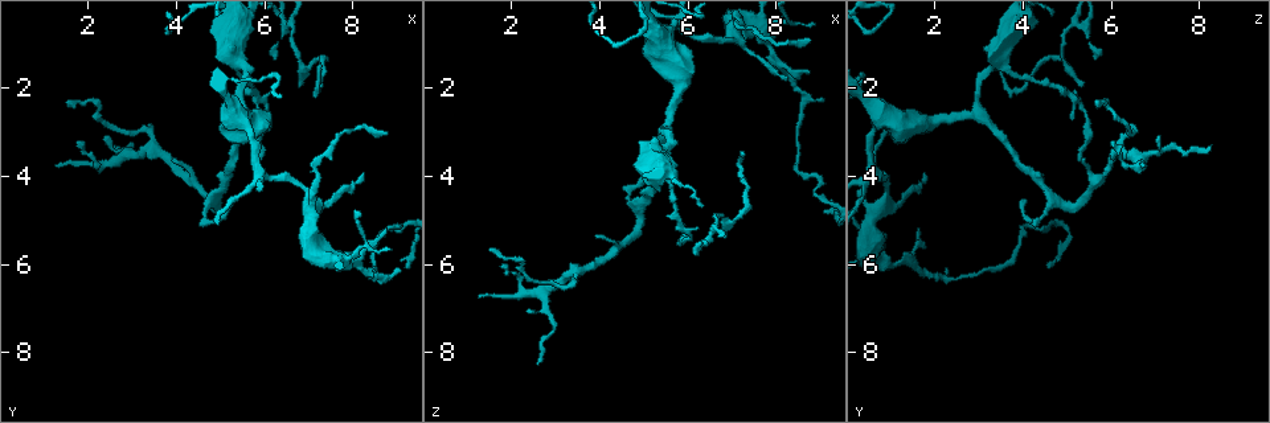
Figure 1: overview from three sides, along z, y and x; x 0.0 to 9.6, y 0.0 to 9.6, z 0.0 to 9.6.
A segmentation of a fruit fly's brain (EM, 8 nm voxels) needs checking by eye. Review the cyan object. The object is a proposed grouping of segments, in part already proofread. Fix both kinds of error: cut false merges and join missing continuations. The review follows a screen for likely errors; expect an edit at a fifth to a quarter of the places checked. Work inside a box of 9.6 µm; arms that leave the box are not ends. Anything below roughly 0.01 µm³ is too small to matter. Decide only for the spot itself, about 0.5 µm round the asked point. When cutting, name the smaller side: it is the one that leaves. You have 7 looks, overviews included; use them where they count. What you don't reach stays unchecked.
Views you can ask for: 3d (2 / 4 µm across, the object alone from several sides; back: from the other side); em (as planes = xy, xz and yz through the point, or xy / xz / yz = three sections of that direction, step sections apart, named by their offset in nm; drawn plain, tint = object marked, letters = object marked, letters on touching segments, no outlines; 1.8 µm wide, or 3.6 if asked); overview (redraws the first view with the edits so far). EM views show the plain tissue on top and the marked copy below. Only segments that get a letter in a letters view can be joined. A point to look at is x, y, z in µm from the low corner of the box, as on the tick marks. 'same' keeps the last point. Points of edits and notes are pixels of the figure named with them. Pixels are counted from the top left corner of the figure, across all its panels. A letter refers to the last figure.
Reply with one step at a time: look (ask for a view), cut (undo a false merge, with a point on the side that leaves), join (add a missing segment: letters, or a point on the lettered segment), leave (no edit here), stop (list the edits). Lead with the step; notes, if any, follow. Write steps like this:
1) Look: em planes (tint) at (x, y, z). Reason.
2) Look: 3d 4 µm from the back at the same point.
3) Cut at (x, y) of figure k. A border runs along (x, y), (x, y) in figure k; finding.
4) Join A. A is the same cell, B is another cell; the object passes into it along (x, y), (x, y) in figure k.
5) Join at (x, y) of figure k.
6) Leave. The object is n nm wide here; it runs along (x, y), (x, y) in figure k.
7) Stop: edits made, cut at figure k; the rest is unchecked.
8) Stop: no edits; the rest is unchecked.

Look: 3d 2 µm at (8.25, 3.95, 1.80). An open end.

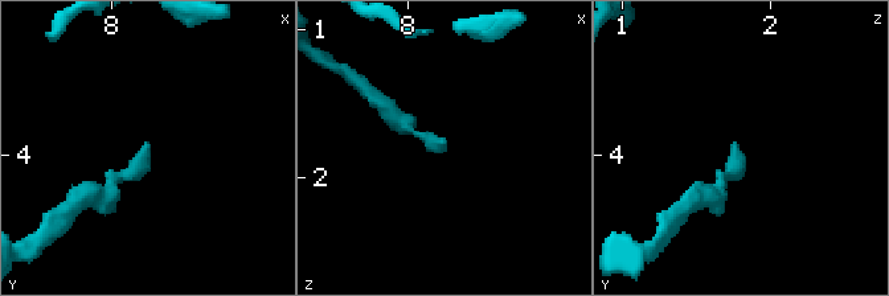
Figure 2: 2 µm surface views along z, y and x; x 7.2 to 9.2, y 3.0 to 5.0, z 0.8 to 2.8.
Look: em planes (tint) at (8.24, 3.92, 1.76).

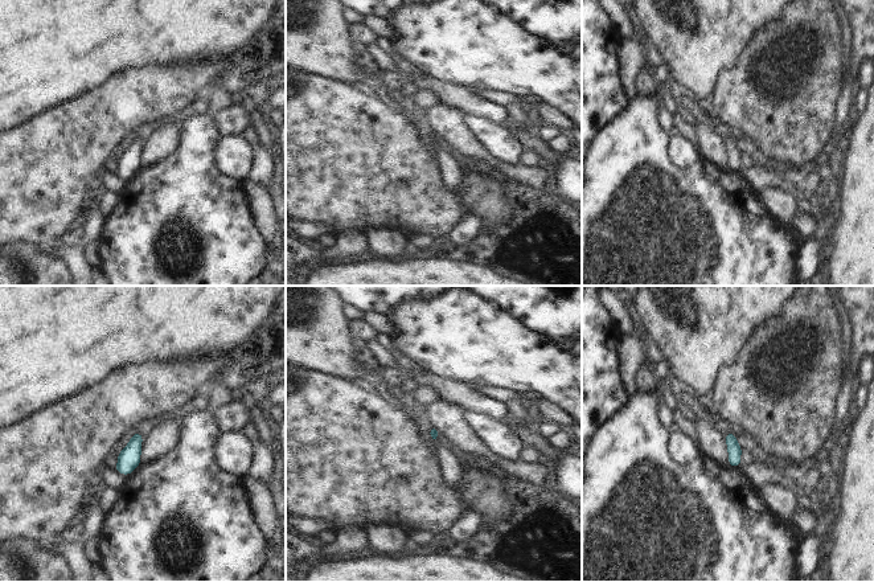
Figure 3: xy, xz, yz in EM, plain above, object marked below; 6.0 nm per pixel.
Look: em planes (letters) at the same point.

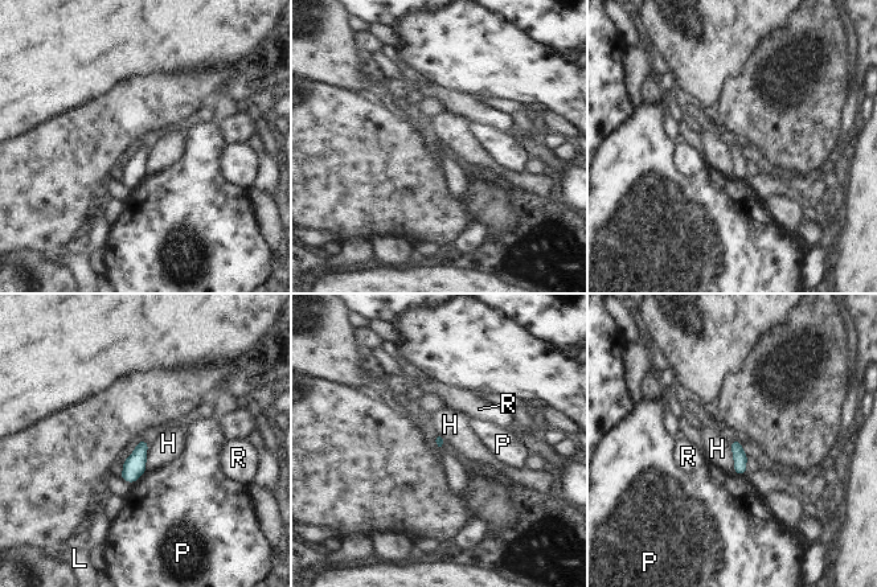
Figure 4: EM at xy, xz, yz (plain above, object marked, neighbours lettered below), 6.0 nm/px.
Leave. H, L, P and R are other cells; a border runs along (729, 442), (733, 450), (733, 471) in figure 4; none of them fits.

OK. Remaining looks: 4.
Look: em planes (letters) at (7.10, 4.85, 0.75). Small branch off a trunk.

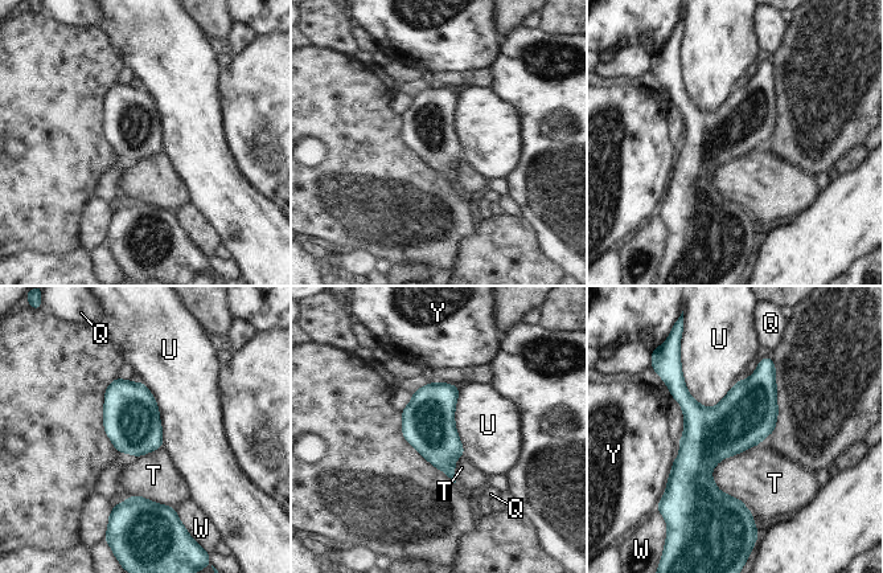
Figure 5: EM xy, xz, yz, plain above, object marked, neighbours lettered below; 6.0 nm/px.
Leave. Q, T, U, W and Y are other cells; a border runs along (759, 443), (714, 467), (719, 491) in figure 5; all the same neuron.

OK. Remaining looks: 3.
Look: em 3.6 µm planes (letters) at (6.90, 1.50, 5.05). Branch point.

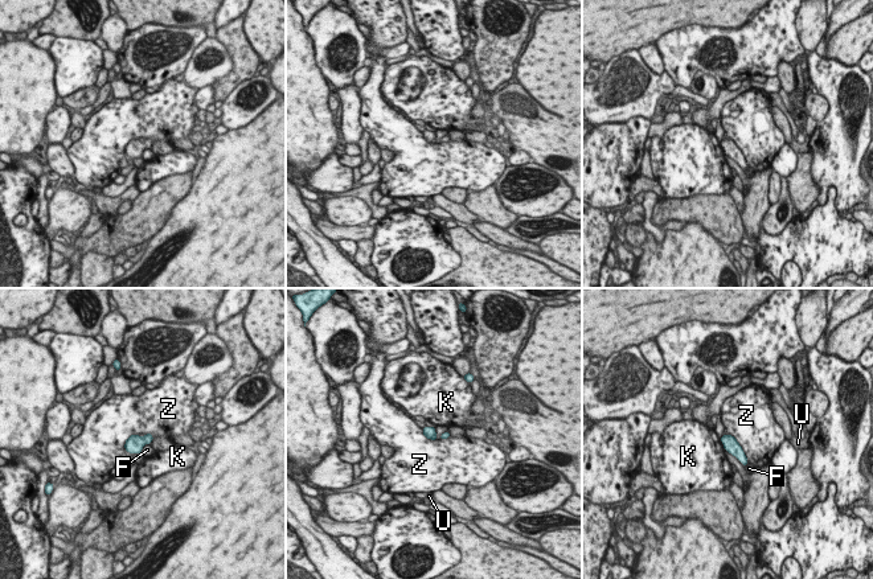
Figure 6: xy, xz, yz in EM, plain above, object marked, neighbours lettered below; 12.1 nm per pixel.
Leave. F, K, U and Z are other cells; a border runs along (730, 434), (749, 462) in figure 6; all the same neuron.

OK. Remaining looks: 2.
Stop: no edits; the rest is unchecked.

